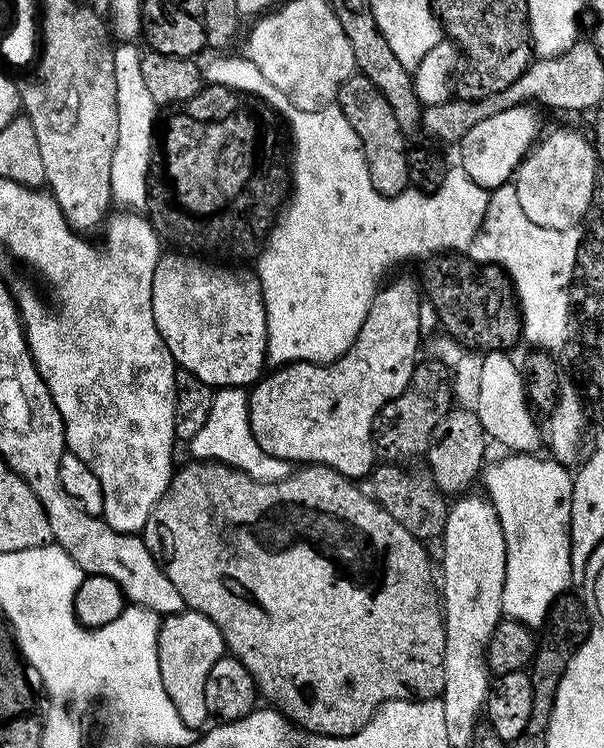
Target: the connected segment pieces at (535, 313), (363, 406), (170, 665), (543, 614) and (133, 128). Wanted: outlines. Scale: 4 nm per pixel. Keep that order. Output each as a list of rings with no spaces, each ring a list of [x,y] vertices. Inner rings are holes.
[[[515,183],[503,184],[501,188],[491,189],[488,209],[482,226],[476,232],[474,242],[466,250],[469,260],[475,264],[486,264],[501,269],[505,276],[515,277],[516,285],[523,296],[525,324],[530,334],[544,339],[558,339],[562,334],[562,322],[565,321],[565,285],[568,285],[569,273],[573,273],[573,253],[577,251],[576,232],[573,228],[554,230],[530,222],[522,211],[522,202],[518,202]]]
[[[408,276],[387,284],[377,291],[366,314],[366,322],[362,322],[362,330],[346,354],[331,364],[285,364],[277,367],[248,392],[250,430],[266,454],[289,462],[297,460],[295,463],[300,466],[324,464],[349,478],[367,477],[373,471],[372,428],[376,425],[376,415],[382,406],[386,406],[386,402],[398,398],[398,394],[406,390],[418,363],[416,351],[422,343],[418,322],[422,303],[421,285],[417,281],[415,284]]]
[[[176,612],[160,621],[158,670],[162,670],[162,686],[166,686],[166,694],[170,694],[174,710],[178,710],[178,718],[182,718],[182,722],[186,722],[190,729],[200,730],[209,723],[210,717],[206,710],[206,674],[210,674],[214,662],[218,662],[218,658],[225,655],[225,652],[224,639],[218,626],[214,626],[214,622],[210,622],[210,618],[200,612]]]
[[[504,454],[497,464],[489,463],[483,469],[482,481],[484,480],[483,491],[491,500],[498,518],[502,522],[502,530],[506,538],[506,582],[502,590],[502,606],[504,607],[503,615],[513,620],[521,620],[529,628],[536,630],[547,621],[548,612],[553,604],[569,591],[572,584],[572,563],[570,562],[570,498],[572,497],[572,478],[573,473],[565,465],[562,465],[554,458],[543,460],[540,454]]]
[[[122,42],[113,49],[119,128],[118,146],[114,146],[114,162],[110,162],[110,186],[113,201],[128,210],[140,210],[148,200],[148,167],[152,164],[154,114],[158,112],[158,106],[143,81],[142,52],[136,46],[132,42]]]

